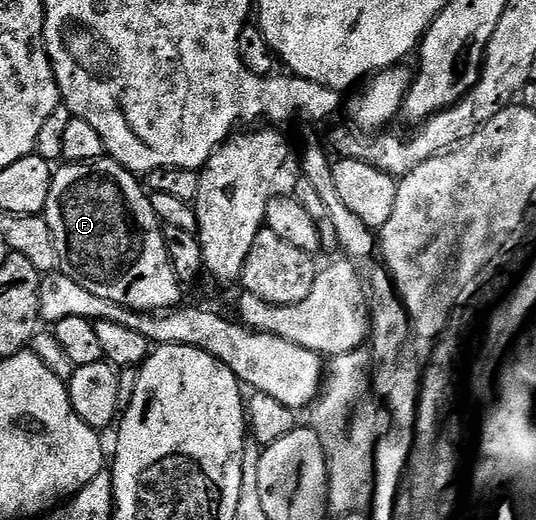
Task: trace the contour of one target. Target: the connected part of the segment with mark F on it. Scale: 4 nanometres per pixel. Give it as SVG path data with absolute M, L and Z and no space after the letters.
M111 158L91 160L85 164L64 162L59 167L52 173L42 213L46 226L50 228L50 238L54 240L58 271L66 278L74 278L82 290L90 290L90 294L98 294L98 298L133 308L135 312L157 312L177 307L181 303L182 284L170 266L162 225L156 219L151 199L141 181Z

